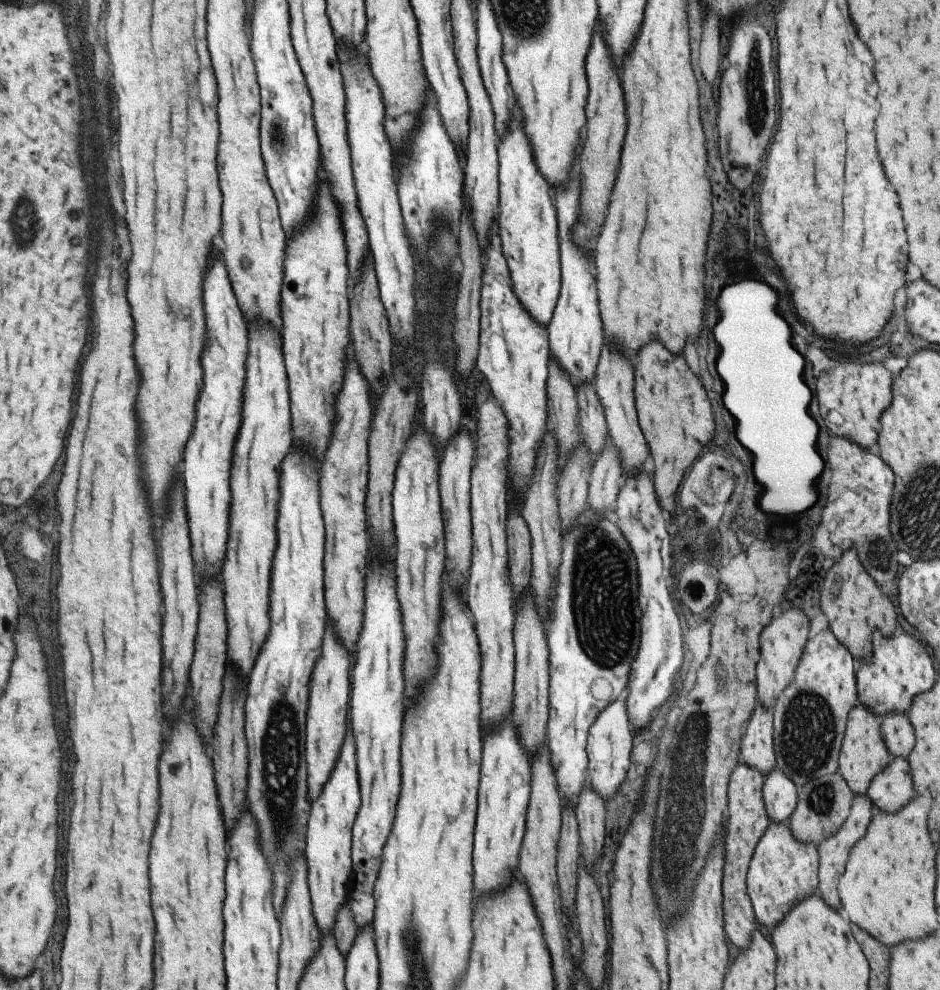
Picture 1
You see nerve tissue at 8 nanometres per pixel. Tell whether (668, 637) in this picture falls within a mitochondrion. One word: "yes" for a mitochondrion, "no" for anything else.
yes

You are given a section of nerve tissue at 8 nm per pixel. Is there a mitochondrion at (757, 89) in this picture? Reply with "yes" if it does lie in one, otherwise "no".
yes

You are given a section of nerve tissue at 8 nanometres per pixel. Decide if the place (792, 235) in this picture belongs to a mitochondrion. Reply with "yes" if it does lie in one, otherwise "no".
no

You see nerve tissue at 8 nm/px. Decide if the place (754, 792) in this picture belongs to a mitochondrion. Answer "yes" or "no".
no

